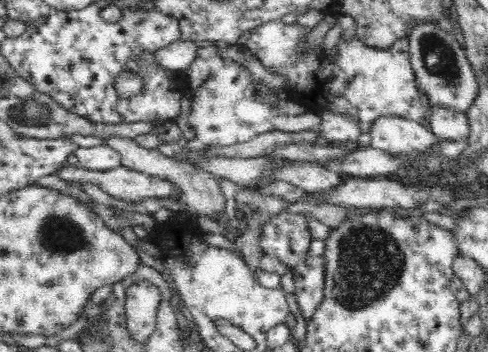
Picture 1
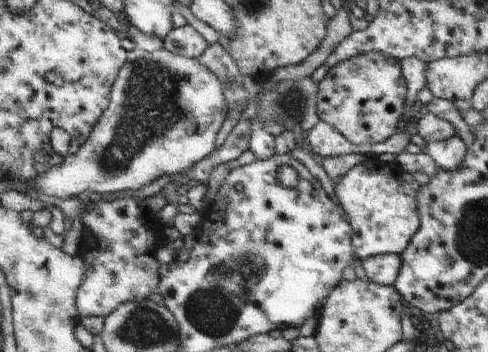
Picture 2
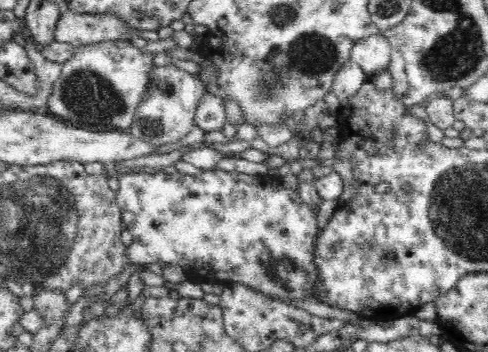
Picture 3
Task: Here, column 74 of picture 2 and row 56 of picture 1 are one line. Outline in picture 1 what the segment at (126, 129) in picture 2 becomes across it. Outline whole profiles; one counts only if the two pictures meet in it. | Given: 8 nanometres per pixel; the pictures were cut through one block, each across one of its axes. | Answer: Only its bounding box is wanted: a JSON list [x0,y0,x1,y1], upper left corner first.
[156,40,198,72]

